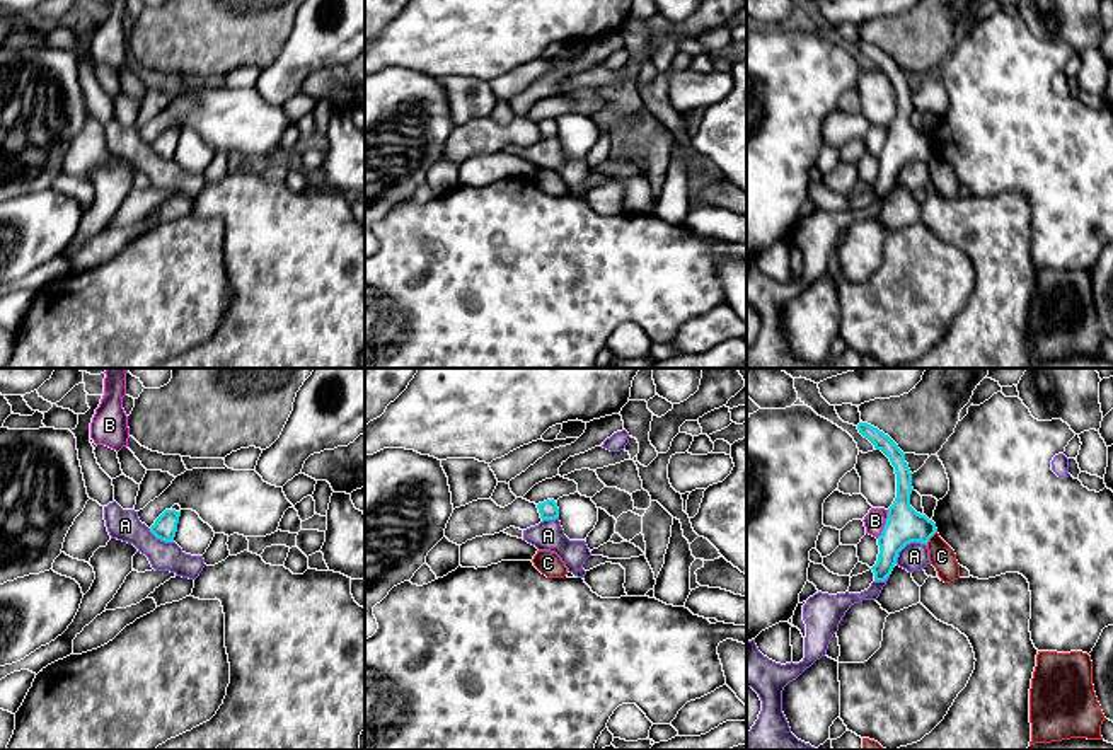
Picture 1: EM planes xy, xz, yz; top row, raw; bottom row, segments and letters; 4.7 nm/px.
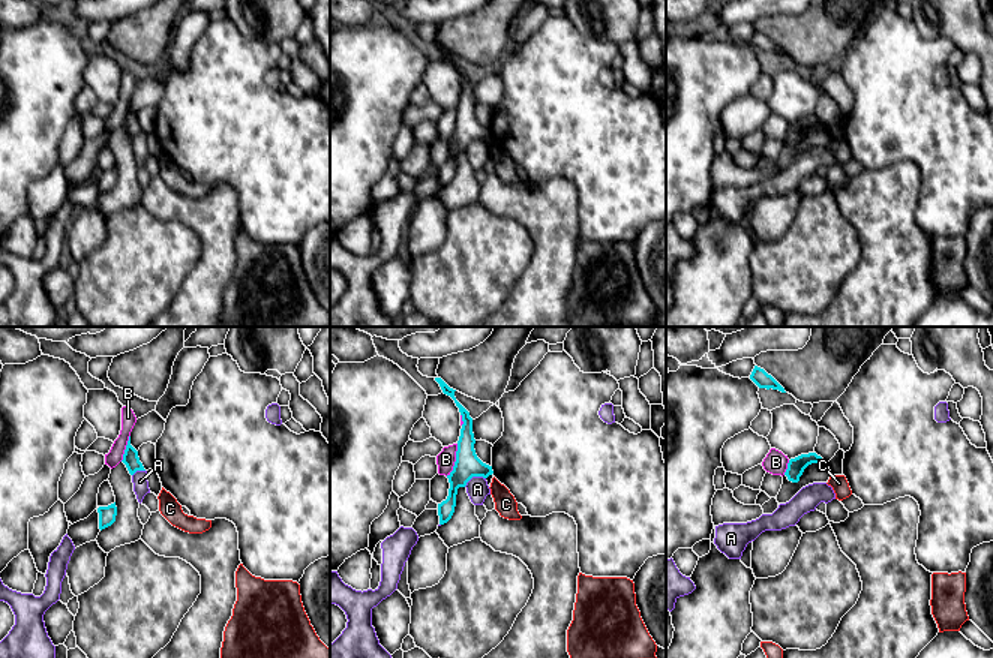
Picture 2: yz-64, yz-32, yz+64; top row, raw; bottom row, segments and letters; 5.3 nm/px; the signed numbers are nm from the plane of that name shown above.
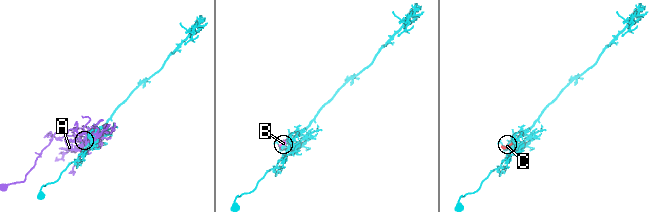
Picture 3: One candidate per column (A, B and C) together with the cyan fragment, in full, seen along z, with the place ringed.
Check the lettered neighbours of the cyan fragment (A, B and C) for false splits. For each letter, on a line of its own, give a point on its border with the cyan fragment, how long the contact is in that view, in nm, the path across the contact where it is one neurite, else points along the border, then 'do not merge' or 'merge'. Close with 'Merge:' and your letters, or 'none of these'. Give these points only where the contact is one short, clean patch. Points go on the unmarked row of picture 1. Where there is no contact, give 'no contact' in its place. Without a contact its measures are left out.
A: contact yz (907, 161); length 180 nm; do not merge
B: contact yz (887, 142); length 150 nm; do not merge
C: contact yz (931, 154); length 90 nm; do not merge
Merge: none of these

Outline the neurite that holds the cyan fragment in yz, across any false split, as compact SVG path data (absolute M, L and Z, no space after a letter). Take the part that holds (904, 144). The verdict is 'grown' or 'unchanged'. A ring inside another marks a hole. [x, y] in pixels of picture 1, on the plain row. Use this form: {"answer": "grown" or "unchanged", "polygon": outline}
{"answer": "unchanged", "polygon": "M859 41L857 48L874 63L876 68L881 68L890 77L897 92L897 116L888 126L886 143L878 155L878 179L871 186L874 199L885 199L897 182L898 170L910 160L927 164L937 147L932 138L917 131L910 124L910 112L914 109L912 90L905 80L905 72L898 66L898 63L888 53L868 41Z"}

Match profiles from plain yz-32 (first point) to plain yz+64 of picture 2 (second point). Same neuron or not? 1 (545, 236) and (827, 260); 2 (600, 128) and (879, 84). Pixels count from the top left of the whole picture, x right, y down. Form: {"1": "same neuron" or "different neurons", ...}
{"1": "different neurons", "2": "same neuron"}

